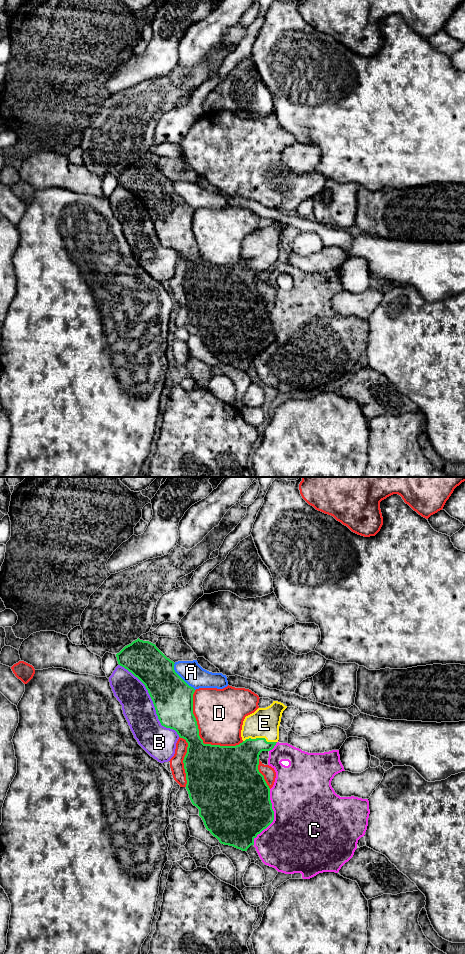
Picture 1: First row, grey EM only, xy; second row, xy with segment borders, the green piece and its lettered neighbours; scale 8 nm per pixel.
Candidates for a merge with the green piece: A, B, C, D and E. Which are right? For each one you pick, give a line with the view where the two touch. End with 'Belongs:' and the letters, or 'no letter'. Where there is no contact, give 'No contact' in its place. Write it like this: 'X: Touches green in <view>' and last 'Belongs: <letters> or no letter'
E: Touches green in xy
Belongs: E

